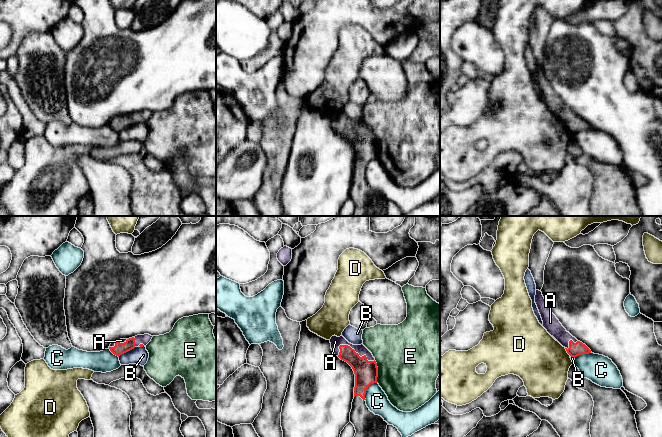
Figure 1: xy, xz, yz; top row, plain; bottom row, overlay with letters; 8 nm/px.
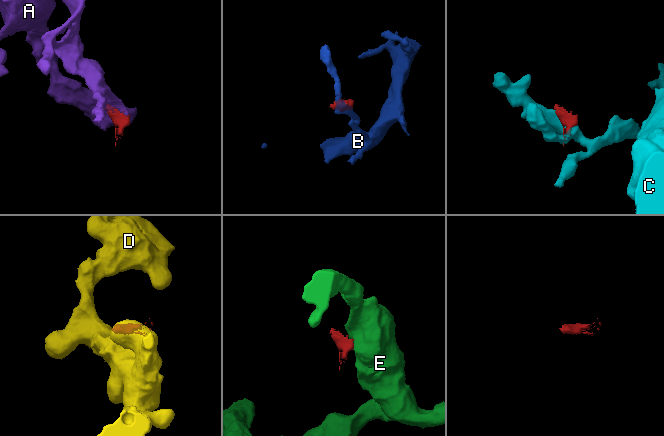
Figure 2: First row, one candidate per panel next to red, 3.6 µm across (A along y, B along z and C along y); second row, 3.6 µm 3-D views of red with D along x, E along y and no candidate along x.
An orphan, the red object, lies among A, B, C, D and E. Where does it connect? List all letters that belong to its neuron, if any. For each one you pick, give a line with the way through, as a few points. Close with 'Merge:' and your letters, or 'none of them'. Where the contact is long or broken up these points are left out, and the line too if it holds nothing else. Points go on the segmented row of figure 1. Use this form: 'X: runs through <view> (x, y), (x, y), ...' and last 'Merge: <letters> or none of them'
A: runs through xz (366, 372), (357, 353), (335, 341)
Merge: A

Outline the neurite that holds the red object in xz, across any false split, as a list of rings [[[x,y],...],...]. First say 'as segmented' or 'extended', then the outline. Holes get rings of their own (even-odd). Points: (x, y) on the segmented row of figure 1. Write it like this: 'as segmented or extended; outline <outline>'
extended; outline [[[343,336],[330,339],[333,353],[347,362],[355,374],[354,399],[350,422],[354,425],[354,437],[386,437],[388,423],[375,415],[366,405],[366,389],[377,383],[378,367],[372,353],[363,345],[353,345]]]

